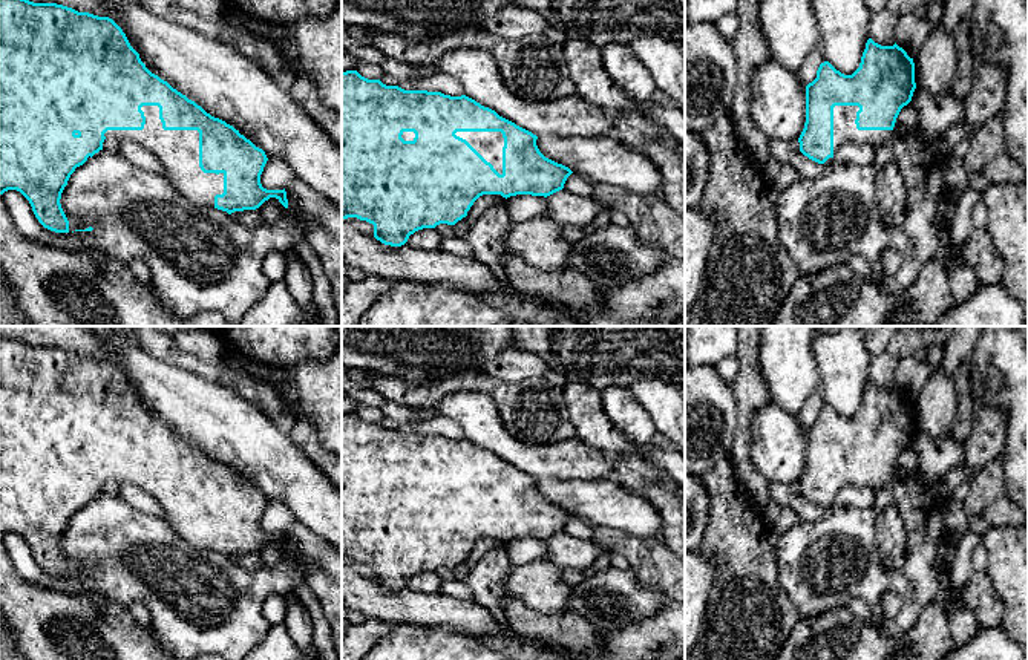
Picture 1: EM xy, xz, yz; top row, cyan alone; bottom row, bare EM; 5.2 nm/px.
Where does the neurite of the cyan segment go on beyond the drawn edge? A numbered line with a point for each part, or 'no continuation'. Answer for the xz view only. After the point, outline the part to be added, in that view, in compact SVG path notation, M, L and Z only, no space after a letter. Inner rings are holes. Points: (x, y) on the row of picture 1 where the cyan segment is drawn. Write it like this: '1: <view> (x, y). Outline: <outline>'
1: xz (489, 144). Outline: M457 132L455 135L466 139L499 175L503 175L504 138L501 132Z

